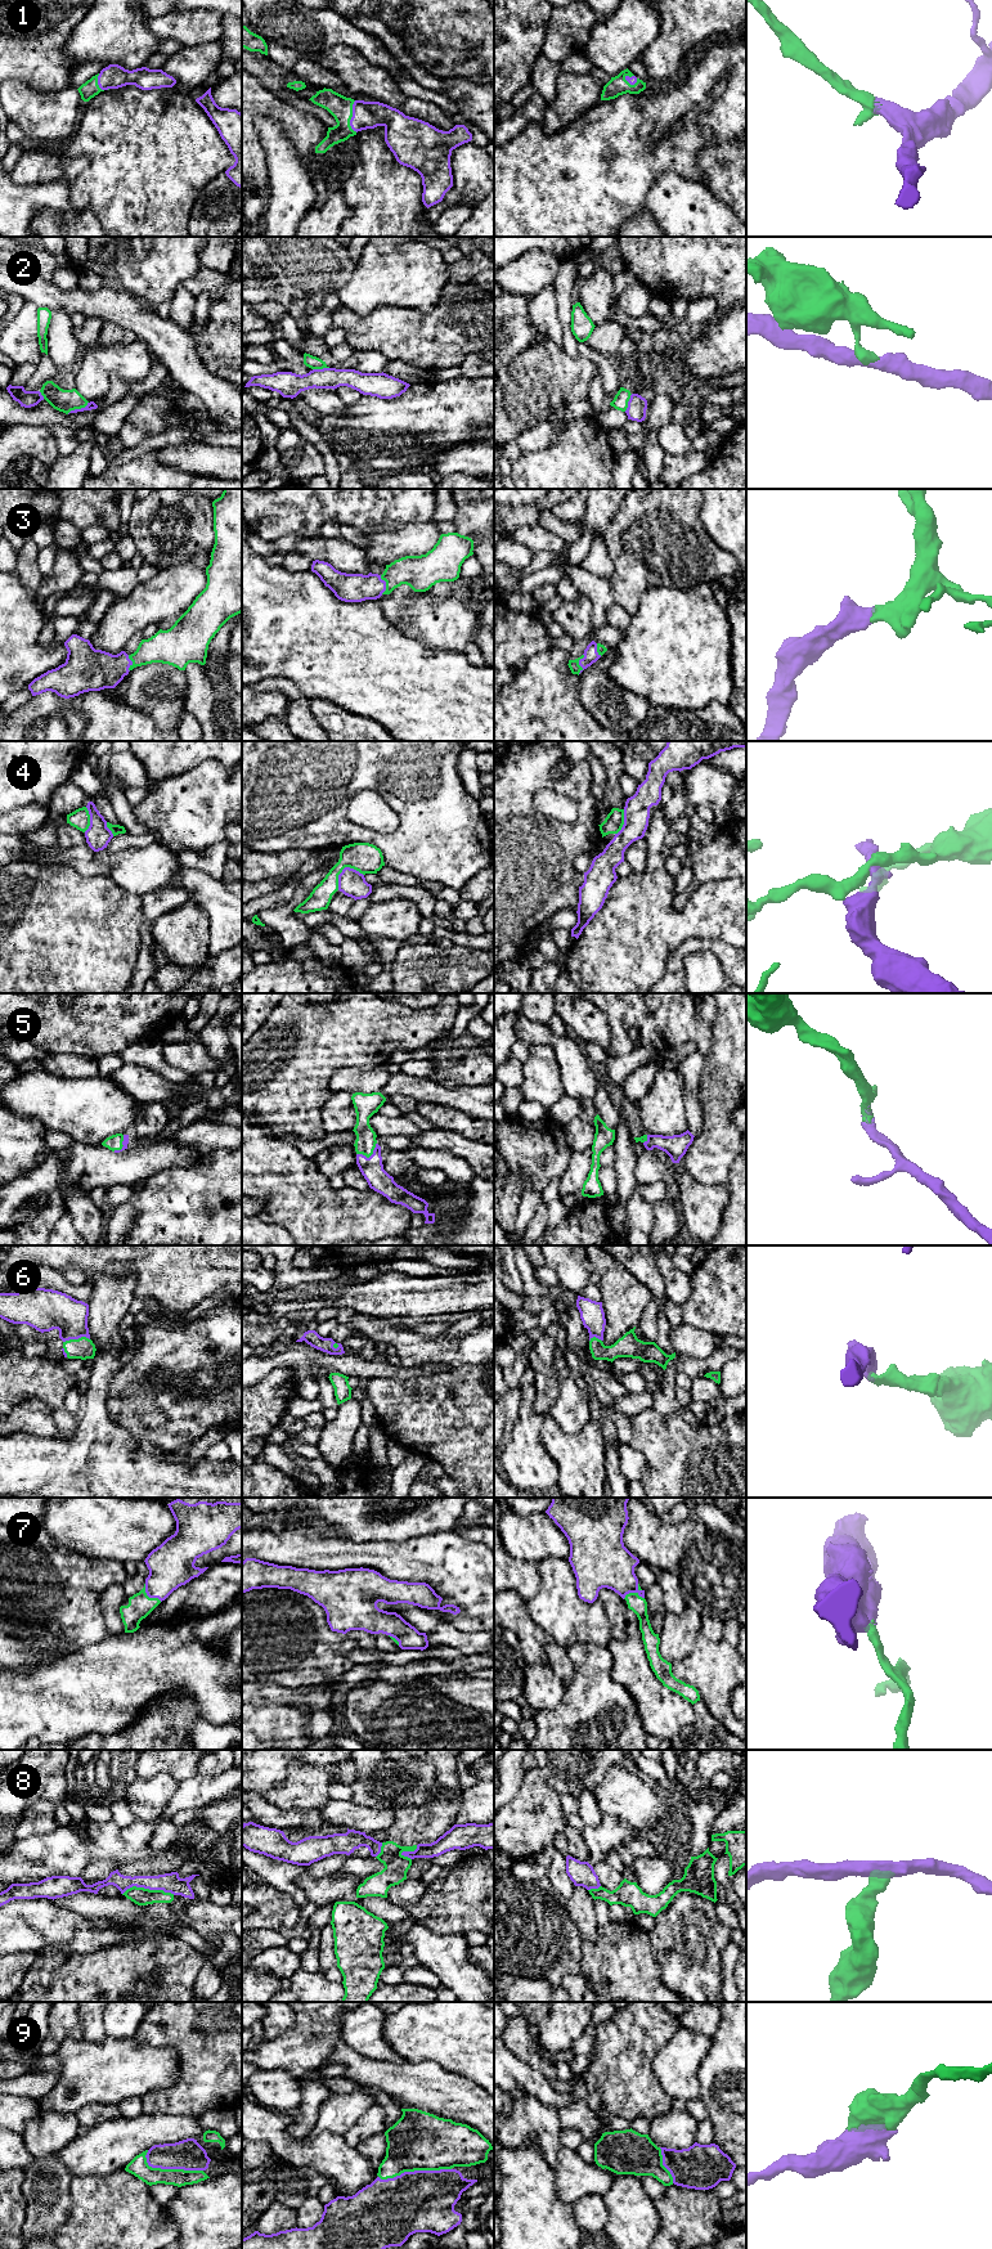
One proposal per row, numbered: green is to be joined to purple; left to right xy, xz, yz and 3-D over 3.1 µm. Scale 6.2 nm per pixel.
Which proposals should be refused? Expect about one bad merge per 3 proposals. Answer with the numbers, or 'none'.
2, 4, 8

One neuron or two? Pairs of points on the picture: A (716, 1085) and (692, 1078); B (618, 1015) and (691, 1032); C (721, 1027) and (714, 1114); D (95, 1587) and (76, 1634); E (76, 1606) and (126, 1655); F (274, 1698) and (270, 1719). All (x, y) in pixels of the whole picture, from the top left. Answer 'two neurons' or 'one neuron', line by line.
A: two neurons
B: one neuron
C: one neuron
D: one neuron
E: two neurons
F: two neurons

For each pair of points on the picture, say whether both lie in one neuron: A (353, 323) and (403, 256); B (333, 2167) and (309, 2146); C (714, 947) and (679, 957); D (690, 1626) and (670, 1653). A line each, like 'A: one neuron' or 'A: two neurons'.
A: two neurons
B: one neuron
C: one neuron
D: one neuron

